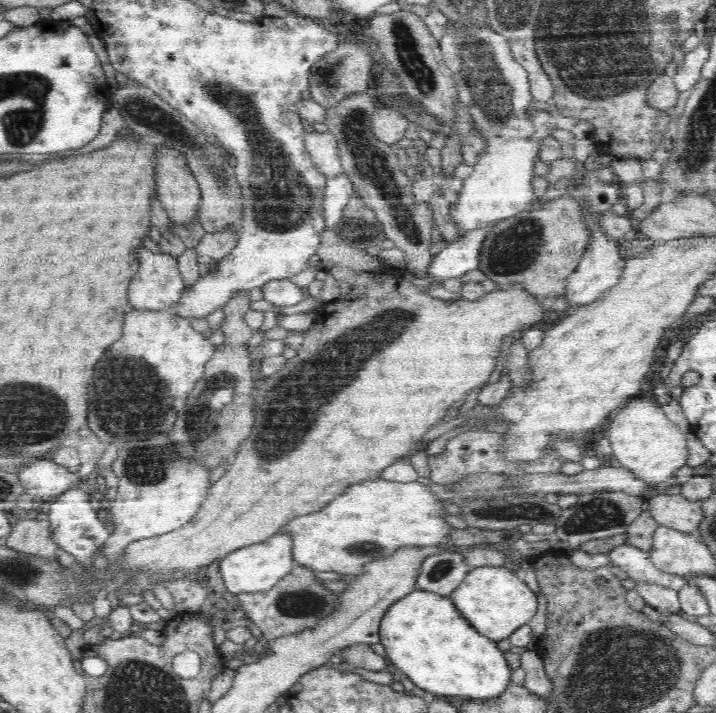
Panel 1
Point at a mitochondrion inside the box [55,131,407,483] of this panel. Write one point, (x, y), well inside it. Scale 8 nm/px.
(130, 400)

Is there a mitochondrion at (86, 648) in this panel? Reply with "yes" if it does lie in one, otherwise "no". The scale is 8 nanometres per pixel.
no

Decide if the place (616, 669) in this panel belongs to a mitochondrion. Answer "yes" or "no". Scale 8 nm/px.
yes

